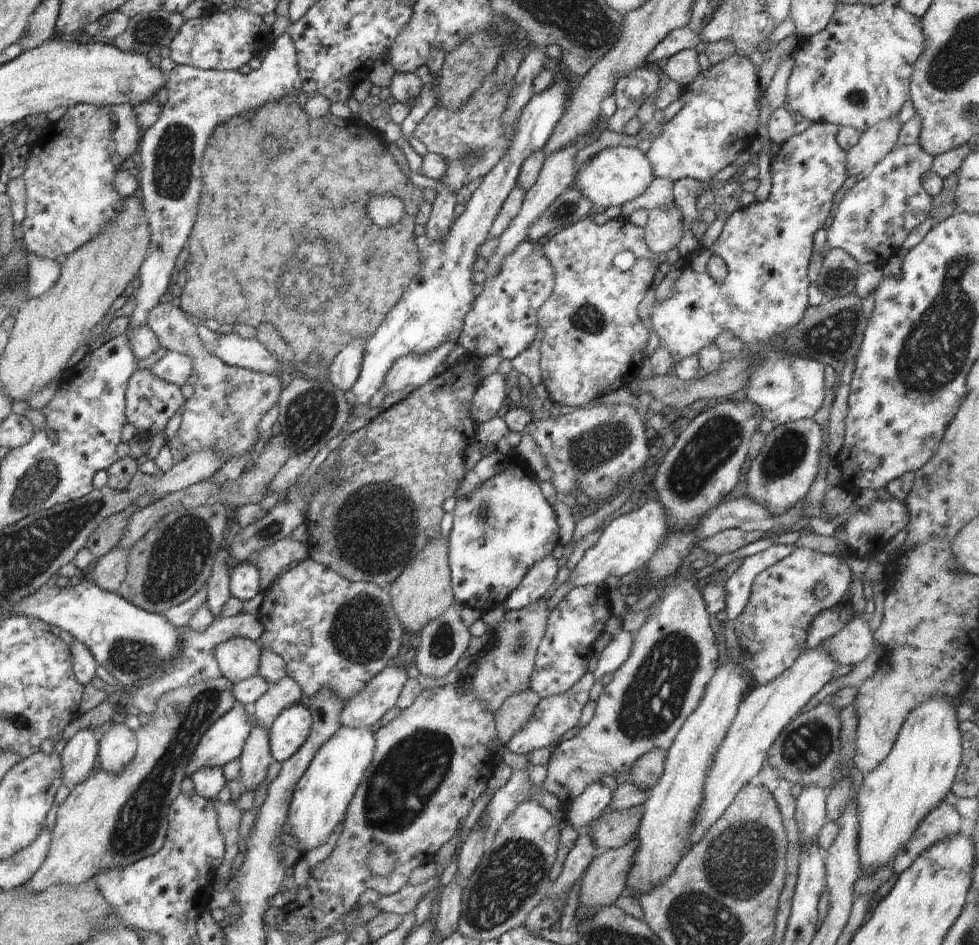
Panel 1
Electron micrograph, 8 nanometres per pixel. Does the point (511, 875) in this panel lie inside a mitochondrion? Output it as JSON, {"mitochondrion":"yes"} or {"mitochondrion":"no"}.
{"mitochondrion":"yes"}

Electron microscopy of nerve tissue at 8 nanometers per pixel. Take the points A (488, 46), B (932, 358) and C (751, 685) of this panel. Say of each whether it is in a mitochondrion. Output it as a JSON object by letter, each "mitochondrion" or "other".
{"A":"mitochondrion","B":"mitochondrion","C":"other"}

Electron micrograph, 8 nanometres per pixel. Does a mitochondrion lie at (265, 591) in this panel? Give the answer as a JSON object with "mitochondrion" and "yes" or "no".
{"mitochondrion":"no"}

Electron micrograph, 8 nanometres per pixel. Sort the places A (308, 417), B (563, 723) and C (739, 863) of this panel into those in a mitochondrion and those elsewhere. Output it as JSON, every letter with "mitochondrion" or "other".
{"A":"mitochondrion","B":"other","C":"mitochondrion"}

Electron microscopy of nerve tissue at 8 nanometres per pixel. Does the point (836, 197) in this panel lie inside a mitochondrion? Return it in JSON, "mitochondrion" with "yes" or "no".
{"mitochondrion":"no"}

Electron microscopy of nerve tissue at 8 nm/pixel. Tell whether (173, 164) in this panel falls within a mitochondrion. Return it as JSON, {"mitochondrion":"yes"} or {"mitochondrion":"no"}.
{"mitochondrion":"yes"}

